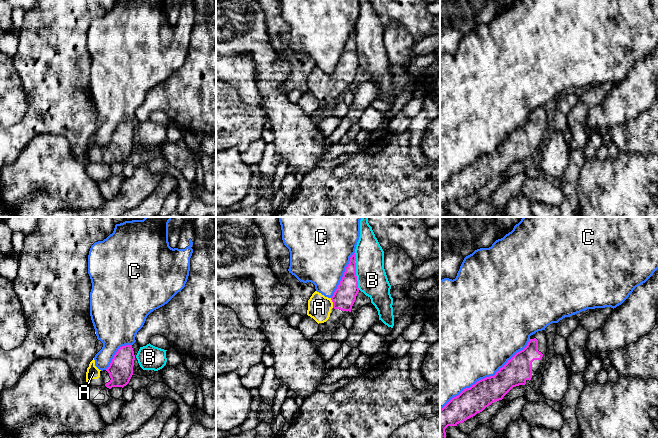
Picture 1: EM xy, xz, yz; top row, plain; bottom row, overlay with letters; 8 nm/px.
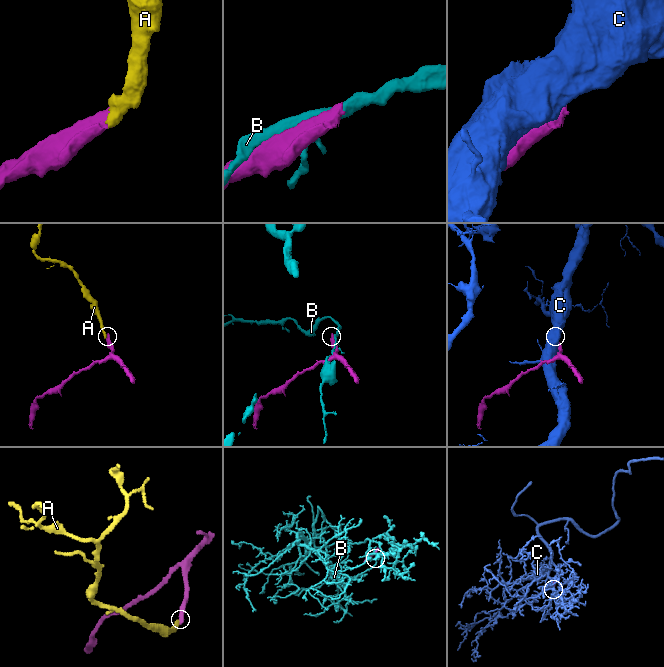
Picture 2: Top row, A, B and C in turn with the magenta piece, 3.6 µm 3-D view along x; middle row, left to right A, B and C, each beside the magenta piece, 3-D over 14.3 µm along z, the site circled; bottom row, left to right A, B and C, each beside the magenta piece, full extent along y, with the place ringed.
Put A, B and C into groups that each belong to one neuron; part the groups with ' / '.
A / B / C

